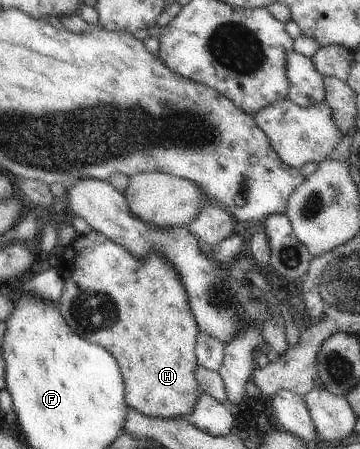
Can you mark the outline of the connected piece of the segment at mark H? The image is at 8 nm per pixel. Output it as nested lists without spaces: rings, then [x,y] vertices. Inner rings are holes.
[[[92,230],[64,247],[58,268],[65,283],[60,312],[75,334],[102,346],[118,360],[126,405],[146,417],[162,420],[190,416],[202,394],[195,378],[199,366],[195,354],[199,330],[190,310],[186,288],[170,260],[158,252],[140,260],[124,246]]]

